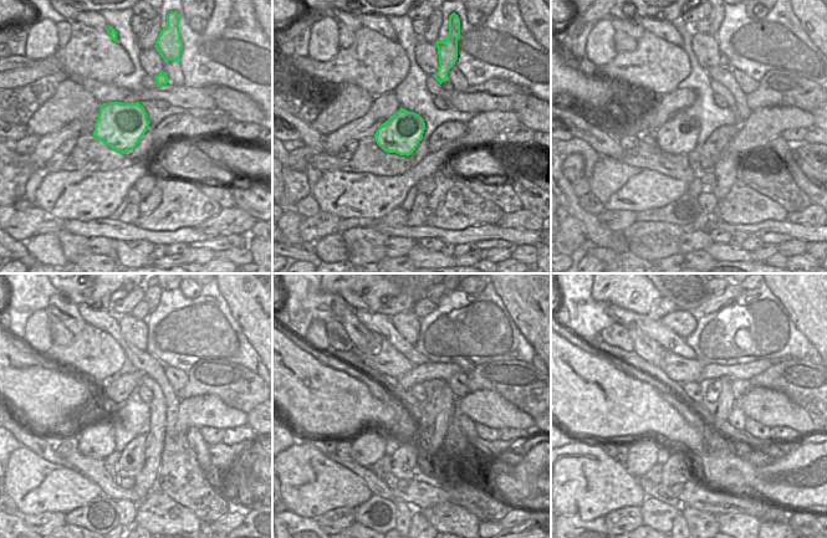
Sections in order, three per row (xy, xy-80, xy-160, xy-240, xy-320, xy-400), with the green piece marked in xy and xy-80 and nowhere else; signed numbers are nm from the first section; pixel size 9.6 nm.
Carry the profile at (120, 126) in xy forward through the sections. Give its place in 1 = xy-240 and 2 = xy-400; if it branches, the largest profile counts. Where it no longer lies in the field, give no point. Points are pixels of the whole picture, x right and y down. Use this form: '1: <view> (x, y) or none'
1: xy-240 (116, 426)
2: xy-400 (644, 452)

